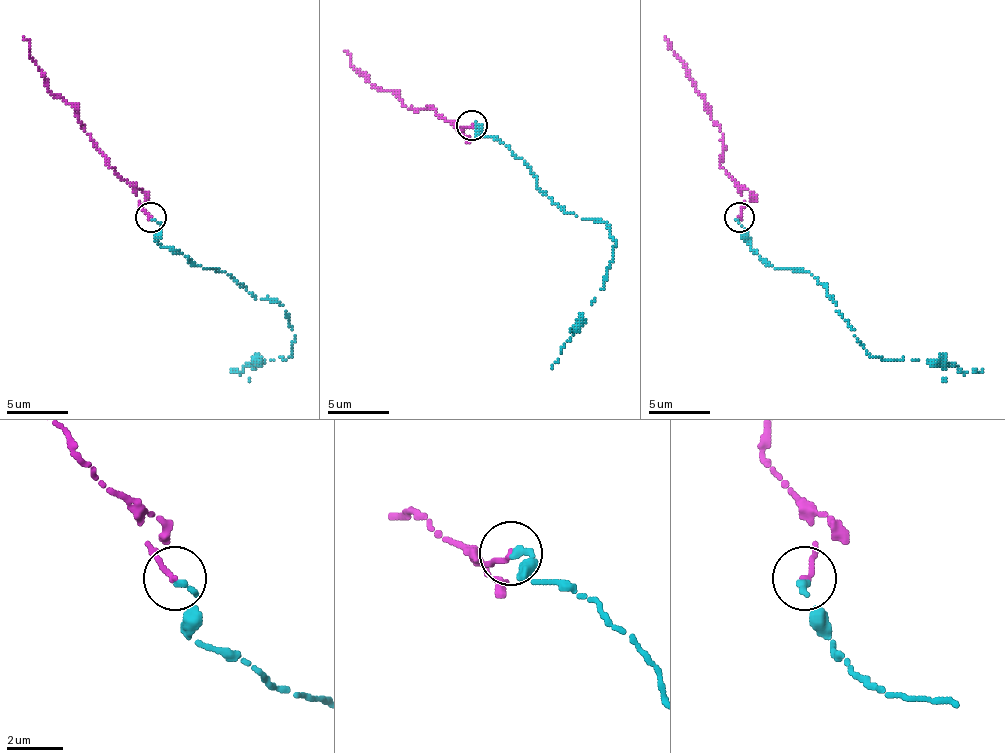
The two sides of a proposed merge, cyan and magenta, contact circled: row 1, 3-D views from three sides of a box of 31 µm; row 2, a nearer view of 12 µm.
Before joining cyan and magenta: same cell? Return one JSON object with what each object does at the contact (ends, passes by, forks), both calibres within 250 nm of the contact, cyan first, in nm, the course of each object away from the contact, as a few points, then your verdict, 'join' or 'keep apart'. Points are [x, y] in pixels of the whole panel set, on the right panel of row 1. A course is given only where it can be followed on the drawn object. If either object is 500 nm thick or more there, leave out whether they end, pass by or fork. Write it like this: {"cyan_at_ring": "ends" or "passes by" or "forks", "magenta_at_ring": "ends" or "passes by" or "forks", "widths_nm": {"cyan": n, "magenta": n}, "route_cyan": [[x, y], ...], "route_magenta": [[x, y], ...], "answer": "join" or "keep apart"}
{"cyan_at_ring": "ends", "magenta_at_ring": "ends", "widths_nm": {"cyan": 280, "magenta": 180}, "route_cyan": [[738, 219], [750, 247], [775, 268], [802, 268], [827, 290], [872, 357], [982, 369]], "route_magenta": [[738, 216], [744, 201], [720, 165], [723, 134], [665, 37]], "answer": "join"}

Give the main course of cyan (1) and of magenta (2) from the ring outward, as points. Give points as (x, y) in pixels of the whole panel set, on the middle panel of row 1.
1: (472, 124), (524, 161), (539, 188), (567, 213), (606, 222), (616, 240), (603, 286), (552, 368)
2: (472, 124), (460, 130), (430, 106), (408, 109), (399, 97), (369, 82), (344, 51)

